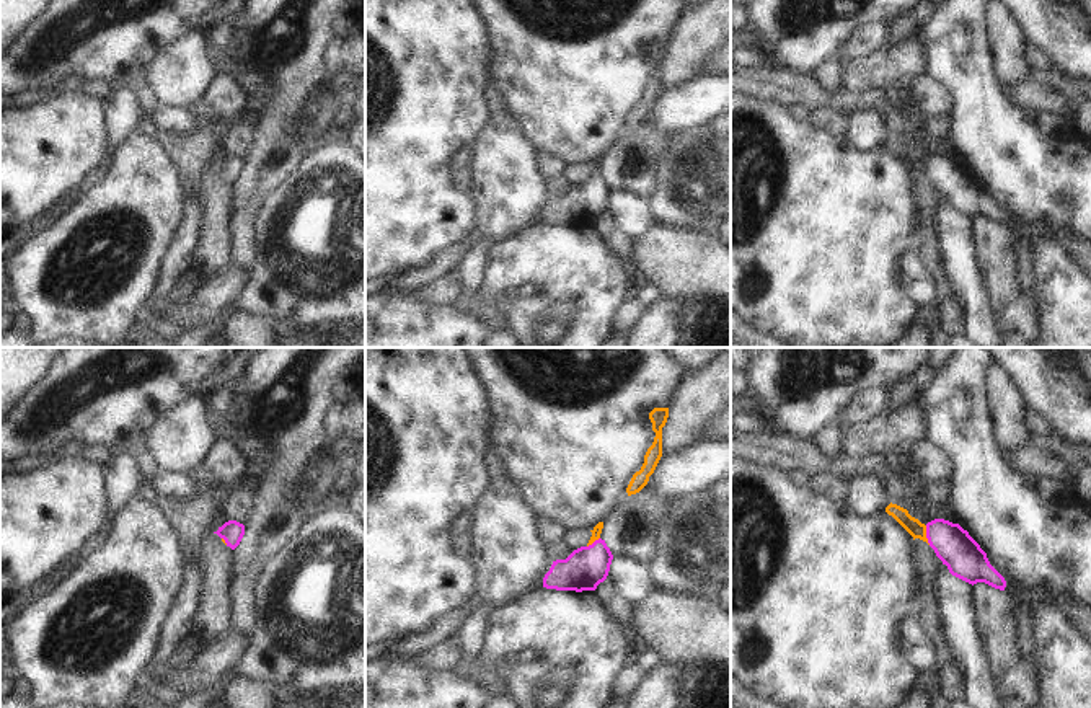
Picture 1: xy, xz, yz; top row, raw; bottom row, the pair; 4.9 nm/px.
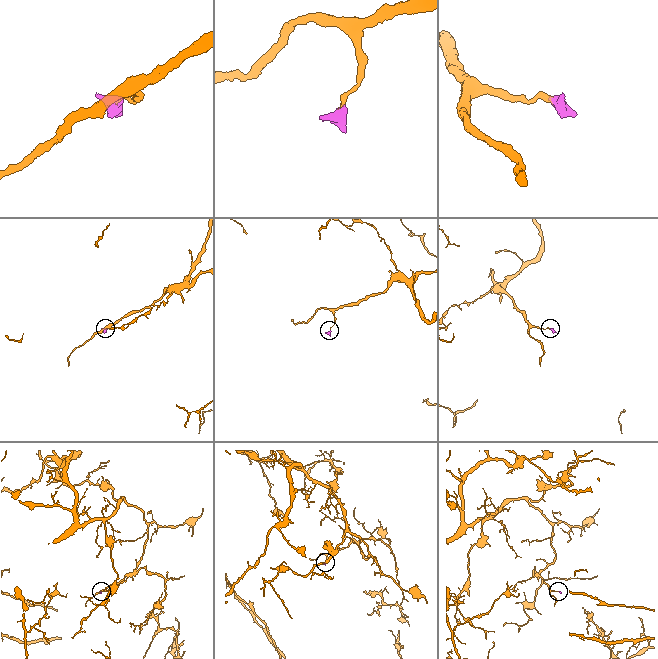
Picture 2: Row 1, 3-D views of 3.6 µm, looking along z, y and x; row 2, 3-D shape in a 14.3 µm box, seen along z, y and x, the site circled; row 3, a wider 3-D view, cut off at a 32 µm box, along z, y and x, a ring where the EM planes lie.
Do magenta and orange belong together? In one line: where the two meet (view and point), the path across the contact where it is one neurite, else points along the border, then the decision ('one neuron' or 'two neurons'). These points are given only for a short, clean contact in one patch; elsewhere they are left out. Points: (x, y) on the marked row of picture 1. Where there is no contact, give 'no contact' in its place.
contact yz (927, 535); way yz (964, 558), (941, 535), (927, 535), (910, 524); one neuron

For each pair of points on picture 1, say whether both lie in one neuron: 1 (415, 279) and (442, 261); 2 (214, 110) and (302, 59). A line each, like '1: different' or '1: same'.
1: same
2: different

